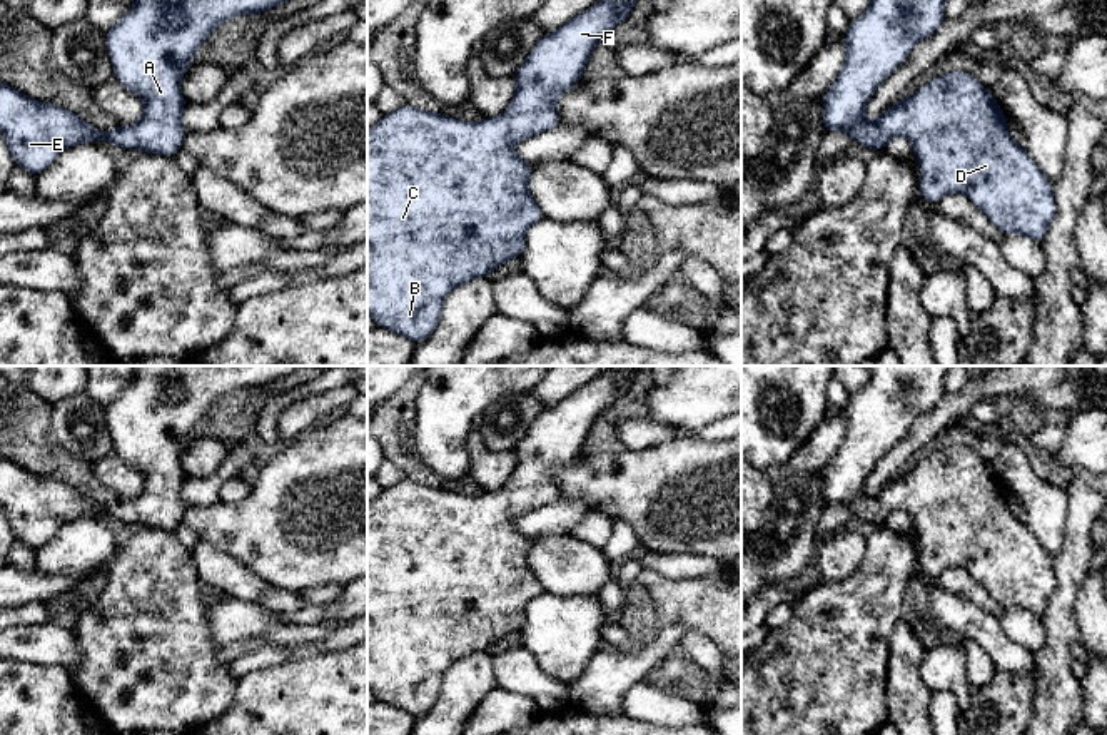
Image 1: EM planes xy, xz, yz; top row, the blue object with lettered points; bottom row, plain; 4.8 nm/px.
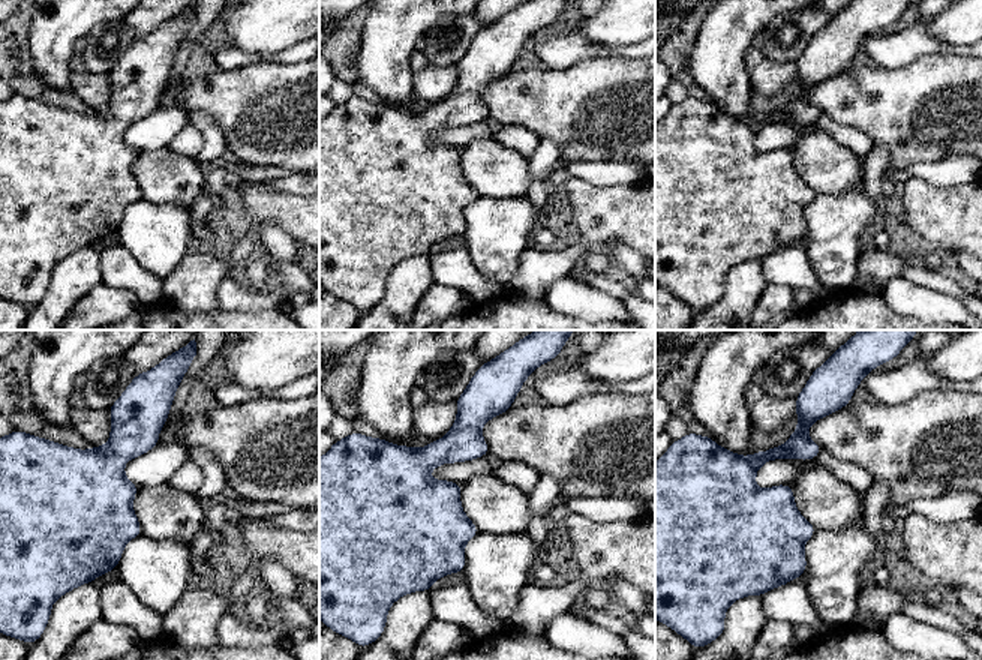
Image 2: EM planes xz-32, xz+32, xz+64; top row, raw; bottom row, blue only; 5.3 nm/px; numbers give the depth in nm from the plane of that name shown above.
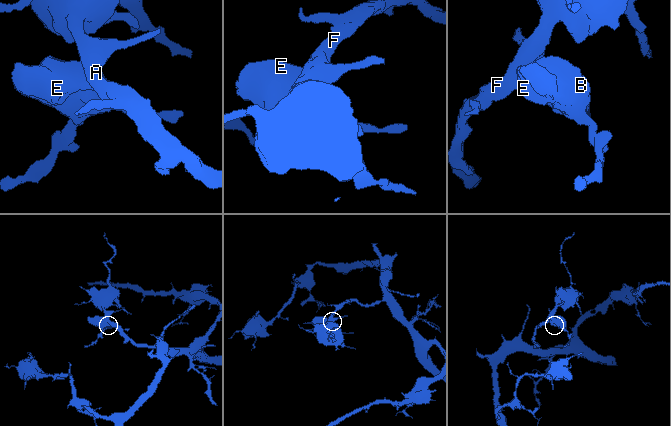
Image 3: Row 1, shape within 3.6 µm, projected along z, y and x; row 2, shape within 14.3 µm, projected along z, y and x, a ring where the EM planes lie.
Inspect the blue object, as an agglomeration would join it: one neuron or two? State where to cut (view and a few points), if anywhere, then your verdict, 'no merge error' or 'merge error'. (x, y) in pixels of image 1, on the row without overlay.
no cut | no merge error

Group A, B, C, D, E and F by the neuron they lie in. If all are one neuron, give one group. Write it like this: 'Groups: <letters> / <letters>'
Groups: A B C D E F

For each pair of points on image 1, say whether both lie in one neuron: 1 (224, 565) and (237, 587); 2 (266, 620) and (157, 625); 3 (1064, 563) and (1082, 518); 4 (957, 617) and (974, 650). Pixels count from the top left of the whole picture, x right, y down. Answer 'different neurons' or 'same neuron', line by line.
1: same neuron
2: different neurons
3: same neuron
4: different neurons

